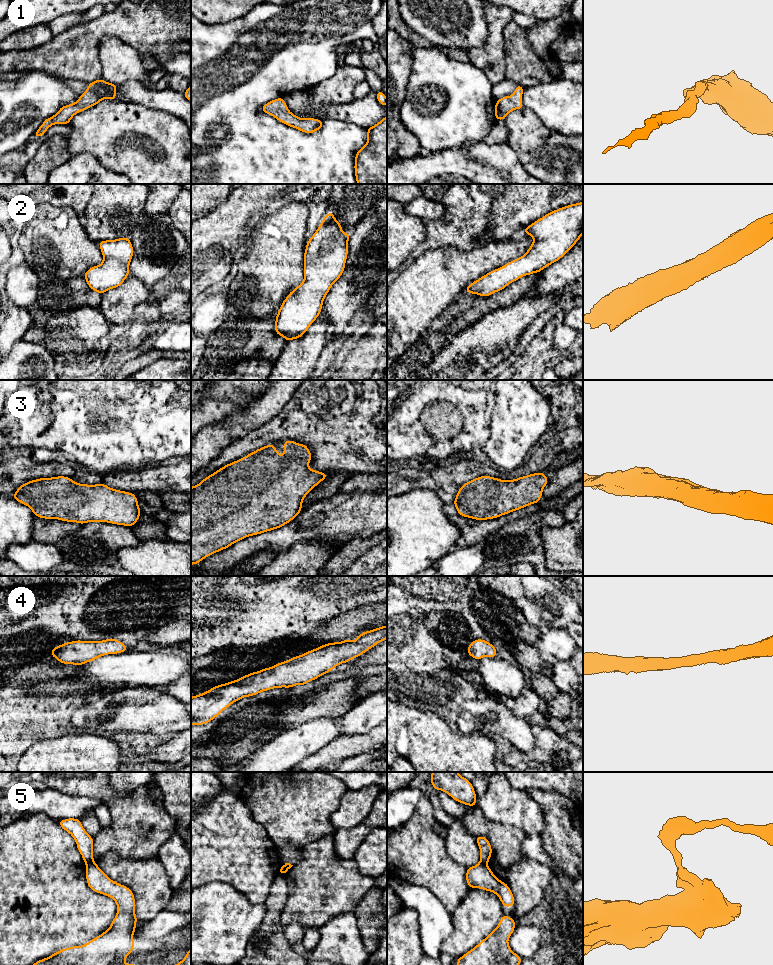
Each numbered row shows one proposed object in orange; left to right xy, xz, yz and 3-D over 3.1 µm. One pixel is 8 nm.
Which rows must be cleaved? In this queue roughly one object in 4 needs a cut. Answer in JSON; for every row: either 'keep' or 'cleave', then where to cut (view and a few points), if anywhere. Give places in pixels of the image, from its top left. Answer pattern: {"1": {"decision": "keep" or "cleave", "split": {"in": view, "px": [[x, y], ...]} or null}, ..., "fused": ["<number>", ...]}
{"1": {"decision": "keep", "split": null}, "2": {"decision": "keep", "split": null}, "3": {"decision": "keep", "split": null}, "4": {"decision": "keep", "split": null}, "5": {"decision": "cleave", "split": {"in": "xy", "px": [[92, 861], [86, 865]]}}, "fused": ["5"]}

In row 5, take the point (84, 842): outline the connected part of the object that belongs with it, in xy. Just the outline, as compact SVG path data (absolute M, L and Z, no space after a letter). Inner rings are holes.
M68 818L57 822L65 831L75 839L77 849L82 855L84 863L92 863L93 857L93 837L91 837L81 824L81 819Z

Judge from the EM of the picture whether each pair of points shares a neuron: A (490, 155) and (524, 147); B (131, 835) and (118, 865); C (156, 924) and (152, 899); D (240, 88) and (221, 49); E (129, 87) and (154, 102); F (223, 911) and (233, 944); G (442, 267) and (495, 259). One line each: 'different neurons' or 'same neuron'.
A: different neurons
B: different neurons
C: different neurons
D: same neuron
E: same neuron
F: same neuron
G: same neuron

